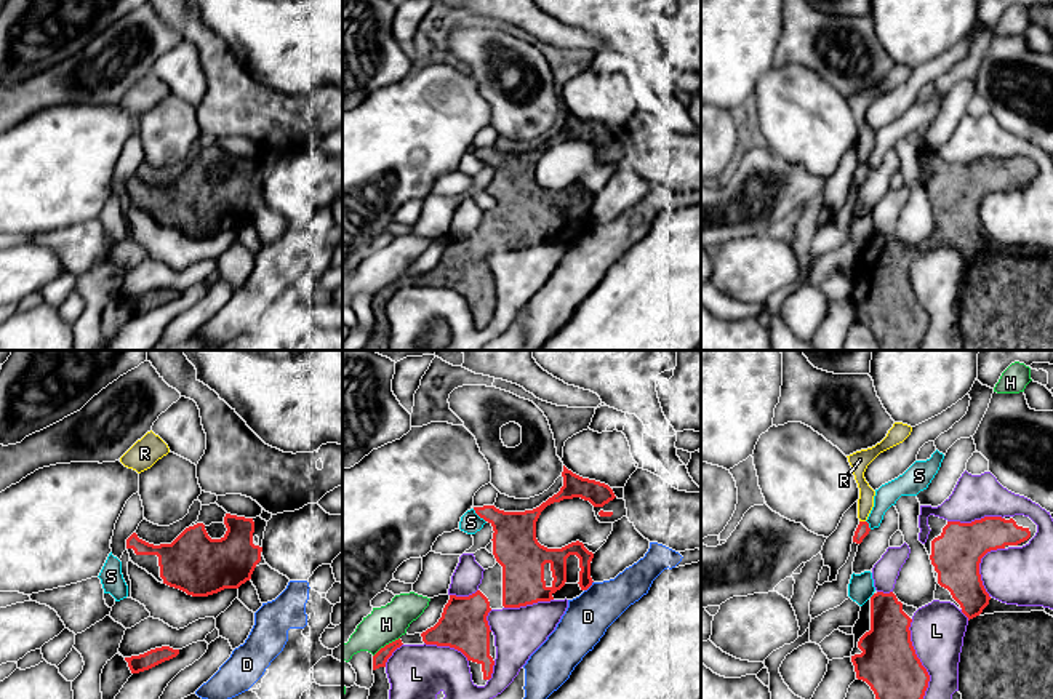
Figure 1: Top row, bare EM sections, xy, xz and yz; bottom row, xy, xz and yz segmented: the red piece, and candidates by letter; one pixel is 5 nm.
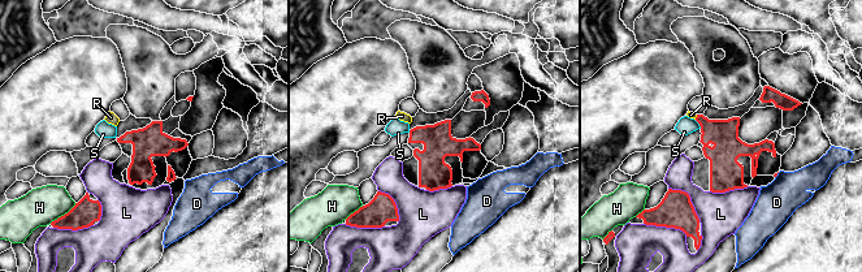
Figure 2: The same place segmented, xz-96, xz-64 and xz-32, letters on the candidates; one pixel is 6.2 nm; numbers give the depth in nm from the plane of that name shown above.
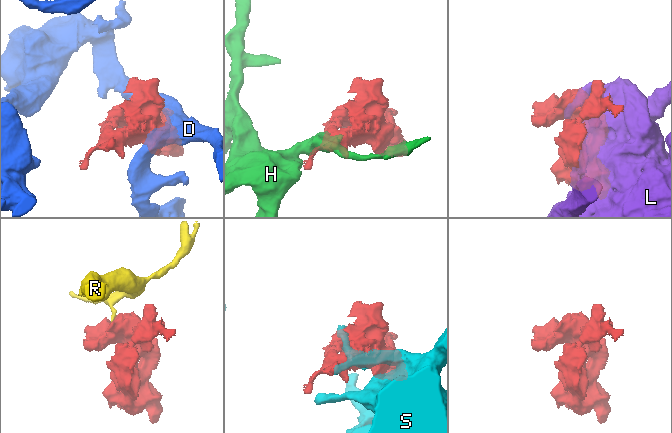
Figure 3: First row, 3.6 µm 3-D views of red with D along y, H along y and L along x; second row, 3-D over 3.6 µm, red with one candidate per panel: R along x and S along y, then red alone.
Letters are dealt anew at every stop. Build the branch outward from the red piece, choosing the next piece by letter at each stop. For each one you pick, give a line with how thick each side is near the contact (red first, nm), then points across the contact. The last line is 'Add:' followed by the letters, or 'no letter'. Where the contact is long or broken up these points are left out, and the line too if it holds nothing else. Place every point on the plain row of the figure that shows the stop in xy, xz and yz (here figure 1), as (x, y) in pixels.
Add: no letter

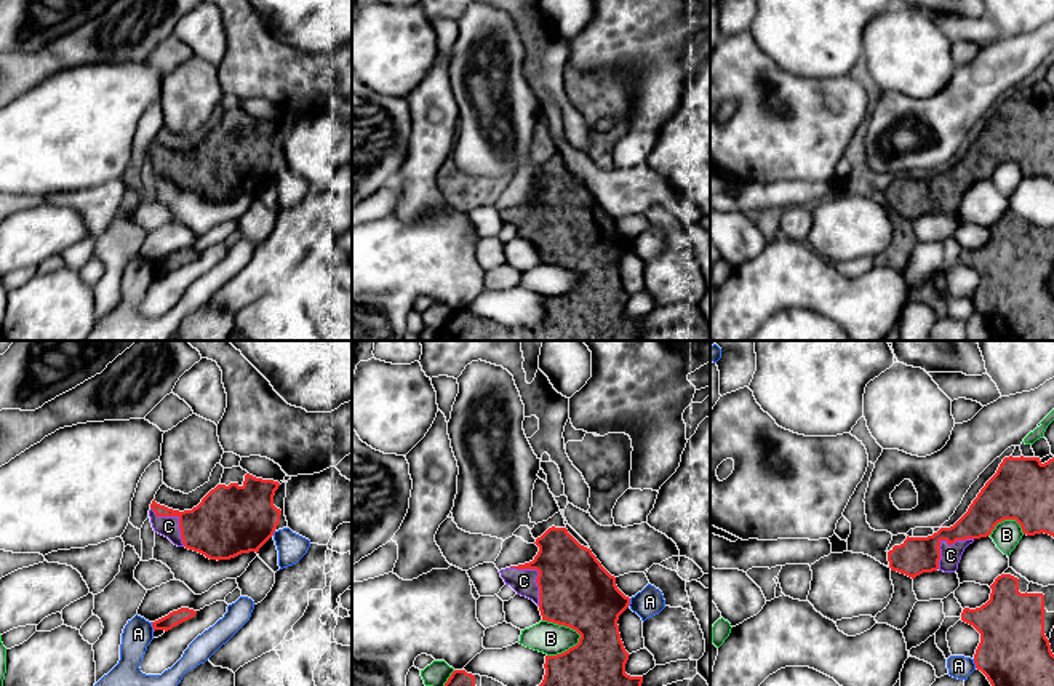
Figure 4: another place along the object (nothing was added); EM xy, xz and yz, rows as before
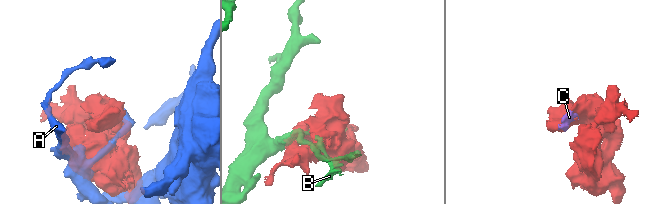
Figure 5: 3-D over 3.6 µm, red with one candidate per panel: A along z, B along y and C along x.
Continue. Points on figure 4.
C: 190/110 nm
Add: C

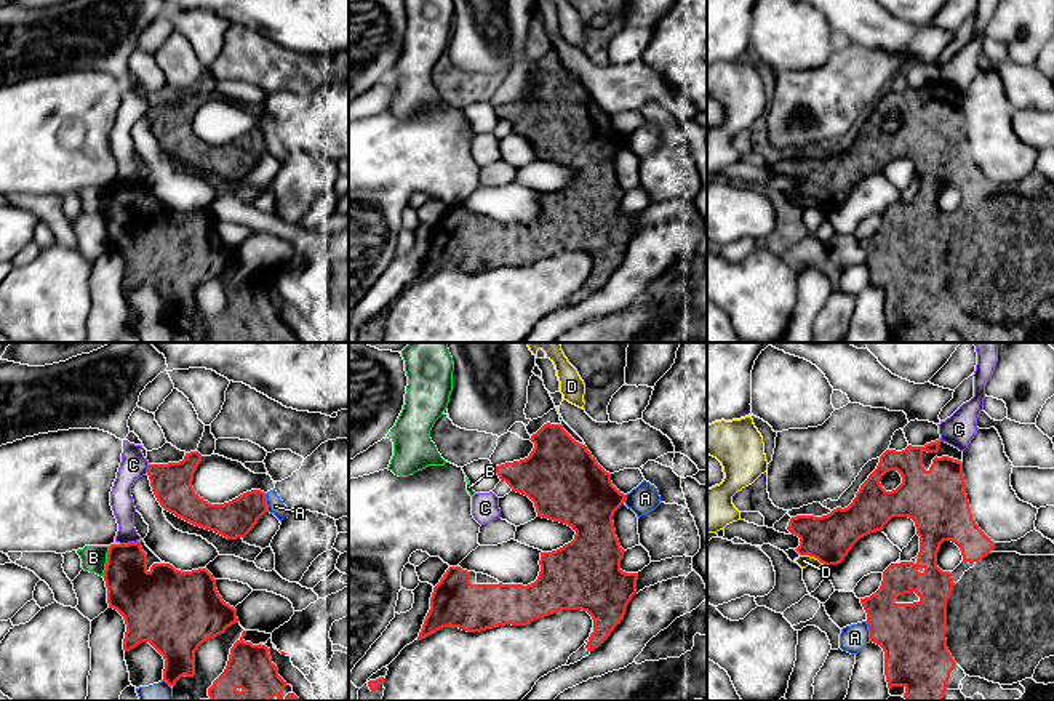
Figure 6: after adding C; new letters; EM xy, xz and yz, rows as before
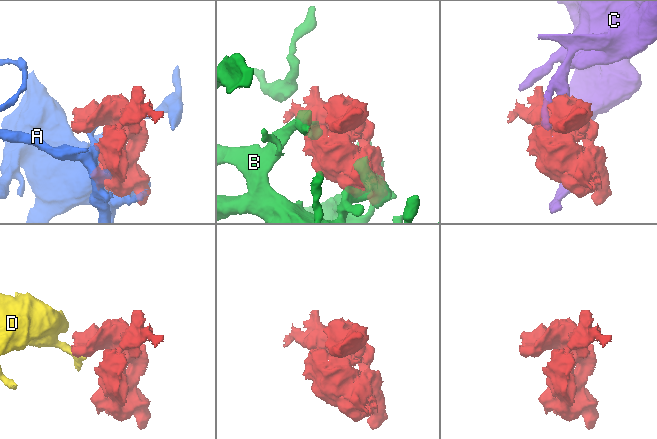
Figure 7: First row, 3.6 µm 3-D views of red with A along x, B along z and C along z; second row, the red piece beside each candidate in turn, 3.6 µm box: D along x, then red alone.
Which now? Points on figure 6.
Add: no letter

